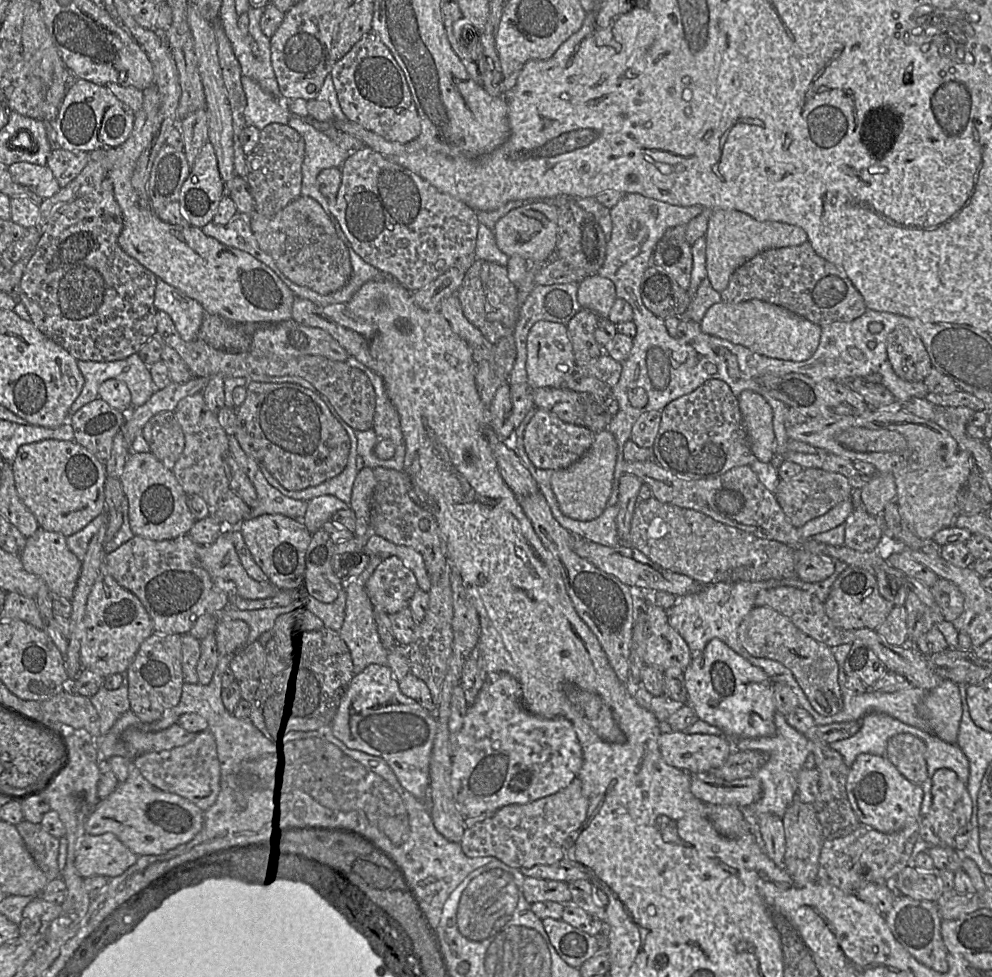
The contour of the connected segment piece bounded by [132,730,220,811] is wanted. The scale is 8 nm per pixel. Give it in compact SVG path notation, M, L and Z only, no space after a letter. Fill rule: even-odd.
M208 730L197 733L193 740L184 745L160 752L148 752L136 756L132 760L132 763L140 771L142 776L153 786L162 791L175 793L188 799L198 806L202 811L213 805L219 794L220 764L217 755L215 739Z

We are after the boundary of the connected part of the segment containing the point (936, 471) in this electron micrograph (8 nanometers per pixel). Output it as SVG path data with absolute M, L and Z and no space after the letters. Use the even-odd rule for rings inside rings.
M898 405L885 409L868 409L859 416L808 419L799 425L789 425L787 435L790 440L807 443L851 461L868 462L877 472L892 474L897 488L895 502L899 506L900 515L908 523L908 528L922 540L931 540L938 531L953 527L955 518L960 514L958 494L966 486L971 474L971 458L968 452L960 447L948 431ZM852 427L896 431L905 437L907 448L896 452L850 451L841 446L835 437Z

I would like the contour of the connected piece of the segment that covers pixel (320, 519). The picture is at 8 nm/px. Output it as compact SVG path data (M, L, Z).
M334 495L313 497L307 503L307 510L302 521L311 534L319 531L324 523L331 521L331 517L336 511L350 508L349 504Z

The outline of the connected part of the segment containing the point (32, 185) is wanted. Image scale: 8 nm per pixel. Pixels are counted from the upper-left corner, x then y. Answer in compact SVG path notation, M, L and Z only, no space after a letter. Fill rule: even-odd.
M16 162L8 166L15 182L27 187L41 199L49 198L61 188L50 168L29 162Z

